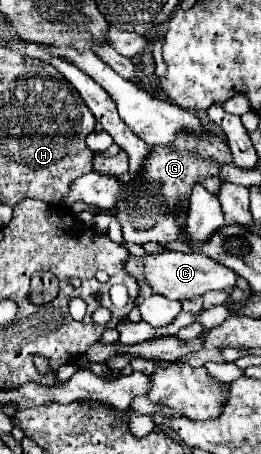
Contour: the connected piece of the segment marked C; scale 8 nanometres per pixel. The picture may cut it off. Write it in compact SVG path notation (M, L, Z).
M166 251L160 255L146 255L144 259L130 257L126 261L126 271L140 281L146 279L154 293L160 293L168 299L194 299L204 295L206 291L226 291L236 285L238 275L226 267L222 267L218 261L202 255L202 253L180 253L180 251Z

